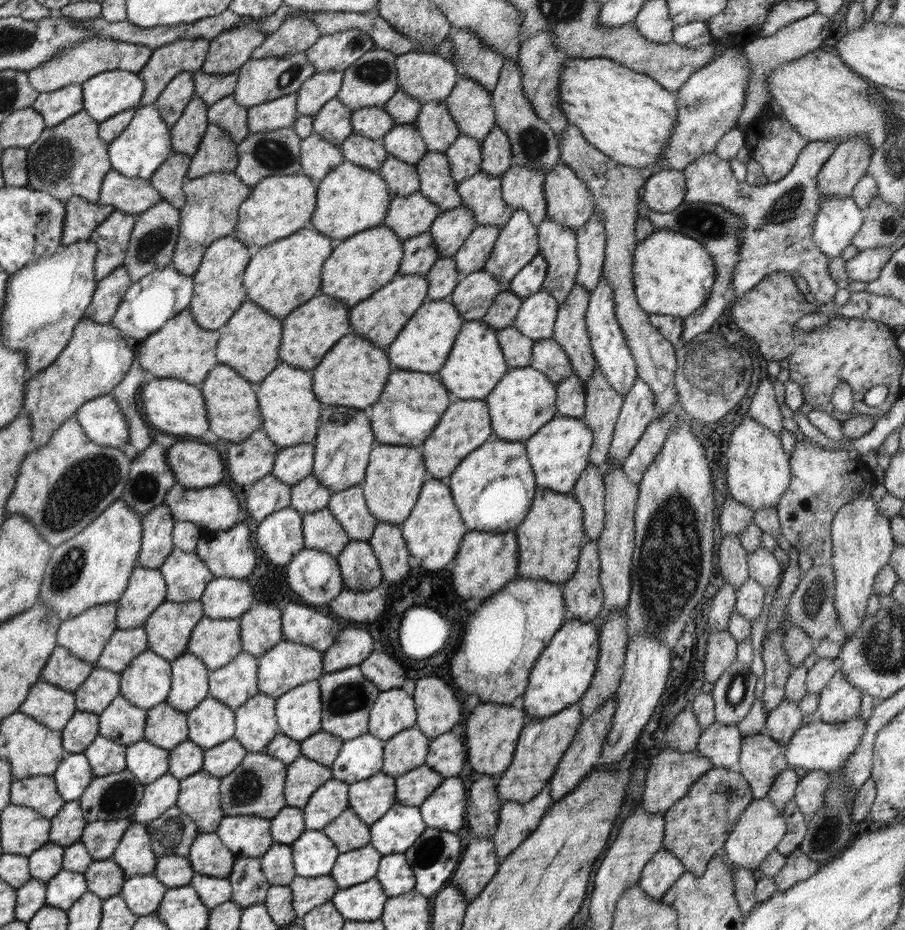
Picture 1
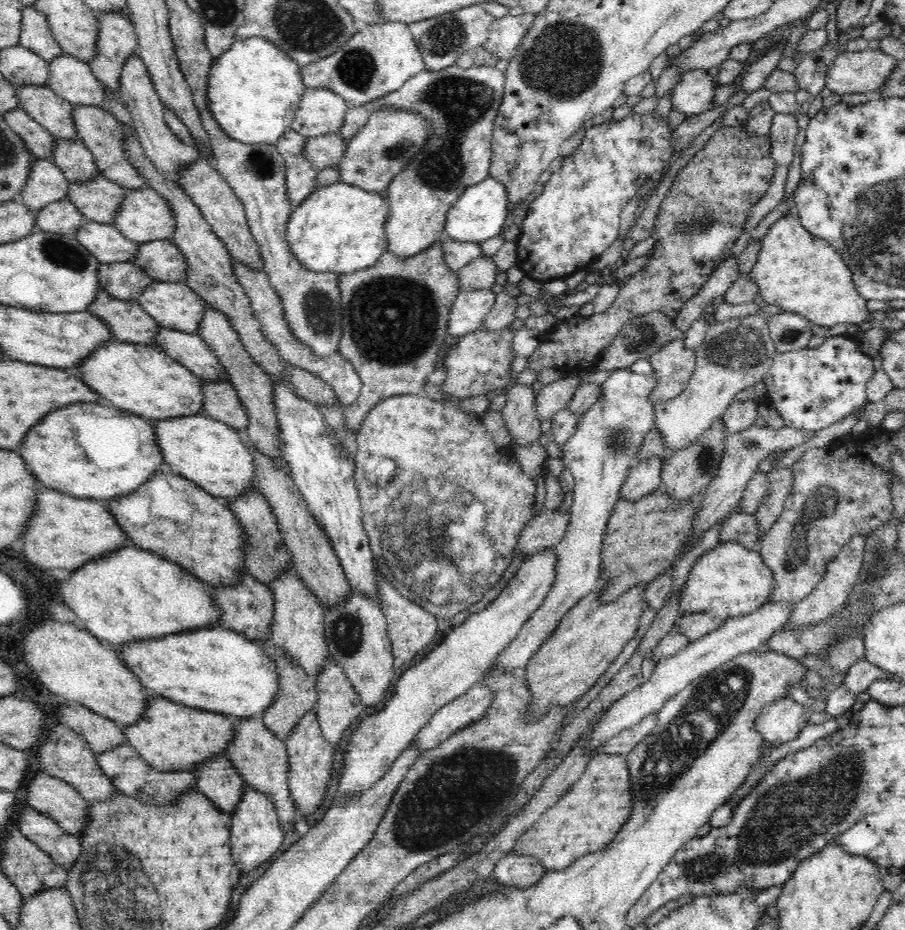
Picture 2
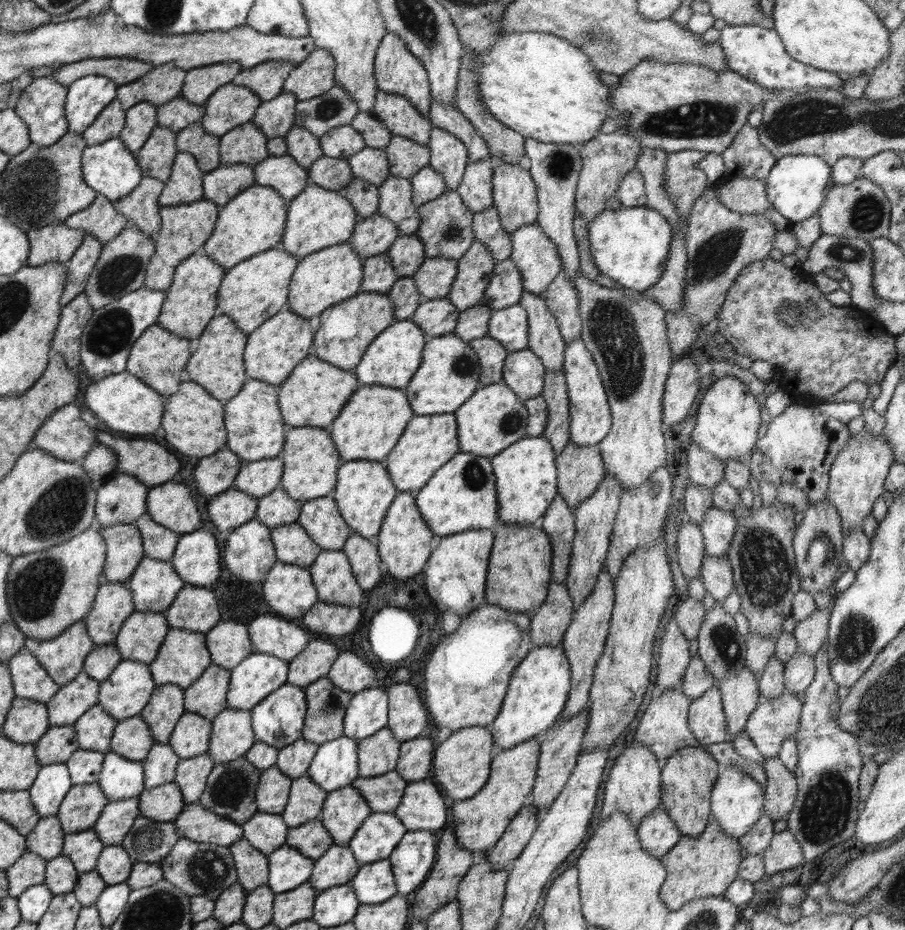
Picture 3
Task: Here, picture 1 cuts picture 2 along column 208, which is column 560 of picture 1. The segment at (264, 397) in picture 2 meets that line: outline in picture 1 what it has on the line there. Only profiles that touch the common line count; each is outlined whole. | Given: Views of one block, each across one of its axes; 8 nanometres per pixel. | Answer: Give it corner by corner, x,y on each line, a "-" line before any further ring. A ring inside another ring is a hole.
576,283
559,306
553,328
554,341
567,354
573,374
584,384
592,378
597,367
585,321
590,295
589,290

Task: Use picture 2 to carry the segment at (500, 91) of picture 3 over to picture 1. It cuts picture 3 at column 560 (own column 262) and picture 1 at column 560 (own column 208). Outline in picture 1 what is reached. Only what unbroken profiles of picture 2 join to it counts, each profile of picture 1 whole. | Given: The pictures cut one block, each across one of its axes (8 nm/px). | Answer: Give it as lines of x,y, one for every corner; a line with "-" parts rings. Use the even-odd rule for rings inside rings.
576,57
566,62
560,74
558,95
562,99
560,109
567,118
568,125
574,125
590,145
612,160
637,169
655,165
661,159
678,116
678,103
674,92
662,88
656,80
604,57

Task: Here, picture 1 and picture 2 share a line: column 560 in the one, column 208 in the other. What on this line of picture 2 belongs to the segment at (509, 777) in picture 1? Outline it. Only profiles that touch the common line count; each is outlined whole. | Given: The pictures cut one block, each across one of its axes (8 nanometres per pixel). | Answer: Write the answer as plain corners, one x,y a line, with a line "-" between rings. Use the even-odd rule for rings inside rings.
153,695
147,698
143,717
123,729
127,742
150,766
161,771
190,772
212,755
224,755
233,741
234,731
235,720
228,714
192,708

